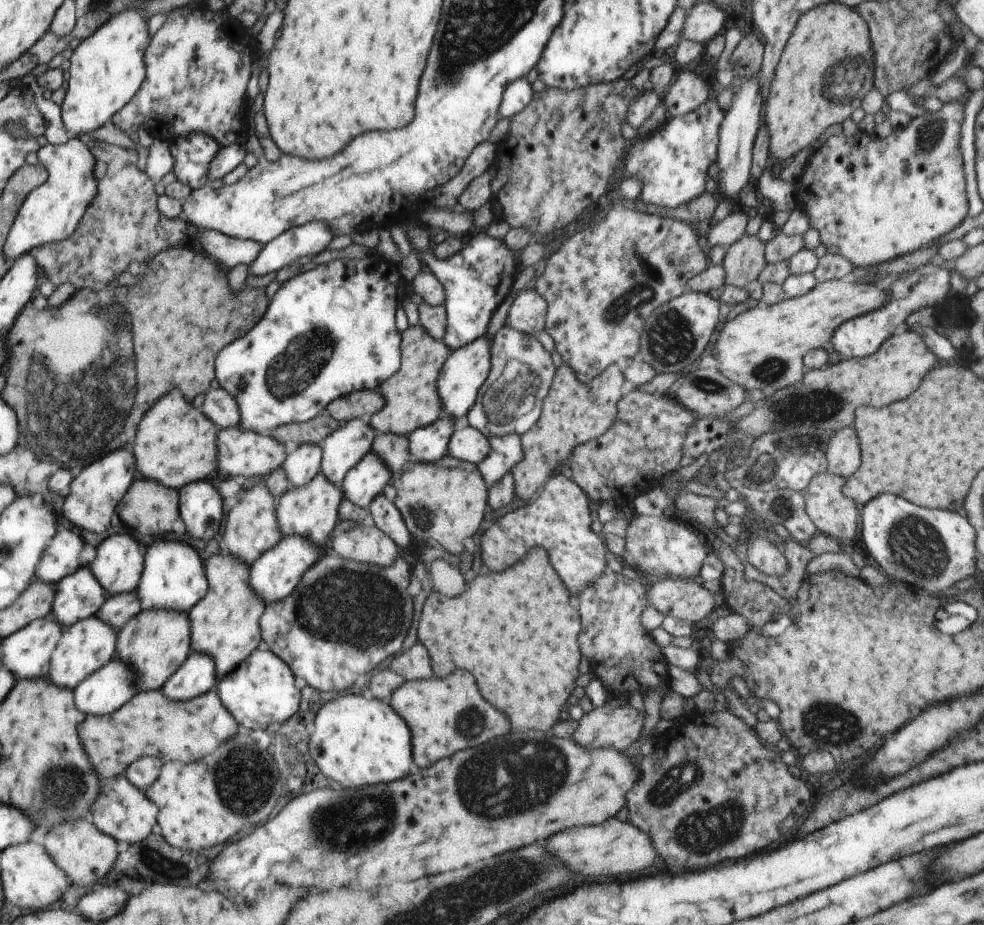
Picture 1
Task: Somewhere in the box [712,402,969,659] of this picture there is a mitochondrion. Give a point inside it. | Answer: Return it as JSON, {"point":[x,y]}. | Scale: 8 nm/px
{"point":[915,545]}

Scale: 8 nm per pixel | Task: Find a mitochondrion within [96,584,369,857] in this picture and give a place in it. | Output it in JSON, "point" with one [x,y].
{"point":[248,781]}

